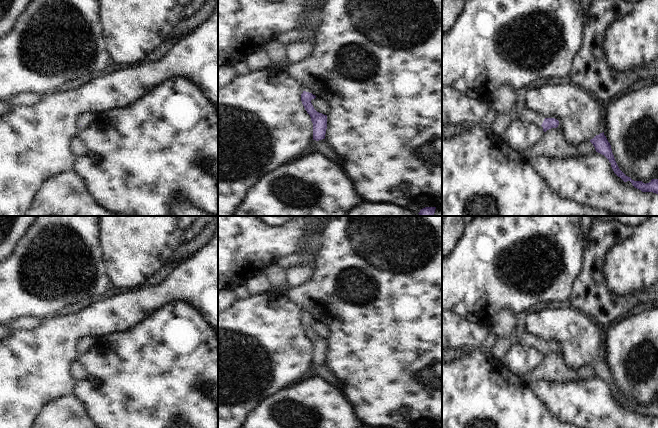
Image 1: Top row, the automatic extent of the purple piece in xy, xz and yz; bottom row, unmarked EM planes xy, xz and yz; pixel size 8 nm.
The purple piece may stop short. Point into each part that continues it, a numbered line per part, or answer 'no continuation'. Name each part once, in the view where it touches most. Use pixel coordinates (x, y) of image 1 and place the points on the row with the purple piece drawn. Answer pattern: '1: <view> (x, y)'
1: yz (504, 100)

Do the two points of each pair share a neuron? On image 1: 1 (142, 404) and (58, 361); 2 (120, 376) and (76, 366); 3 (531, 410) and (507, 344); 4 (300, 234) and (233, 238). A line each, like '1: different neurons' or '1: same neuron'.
1: different neurons
2: different neurons
3: different neurons
4: same neuron

